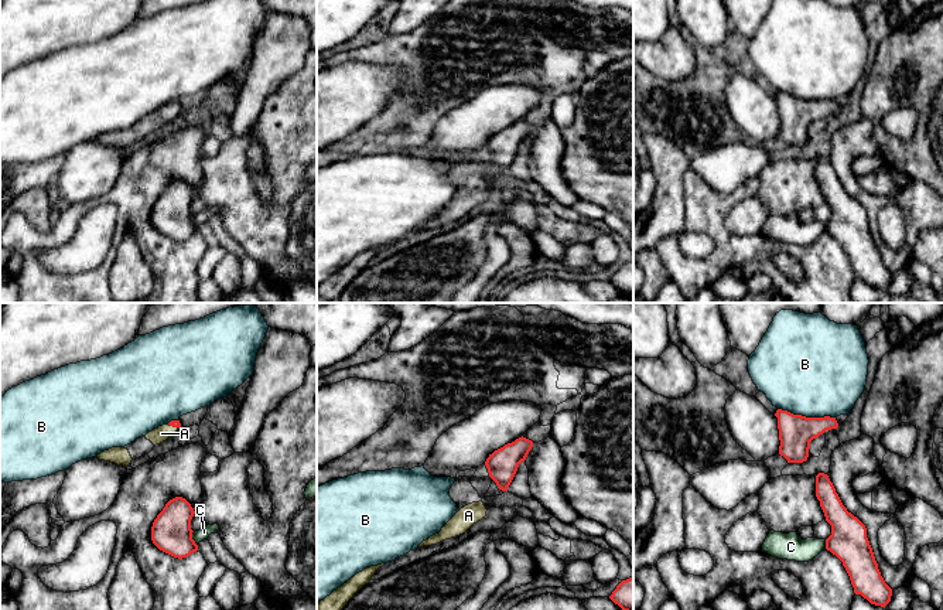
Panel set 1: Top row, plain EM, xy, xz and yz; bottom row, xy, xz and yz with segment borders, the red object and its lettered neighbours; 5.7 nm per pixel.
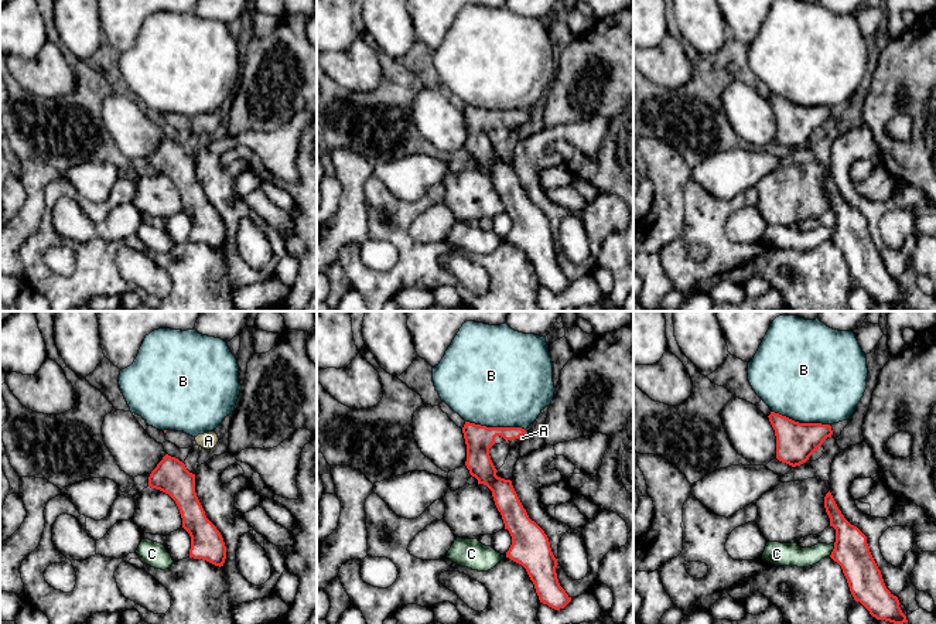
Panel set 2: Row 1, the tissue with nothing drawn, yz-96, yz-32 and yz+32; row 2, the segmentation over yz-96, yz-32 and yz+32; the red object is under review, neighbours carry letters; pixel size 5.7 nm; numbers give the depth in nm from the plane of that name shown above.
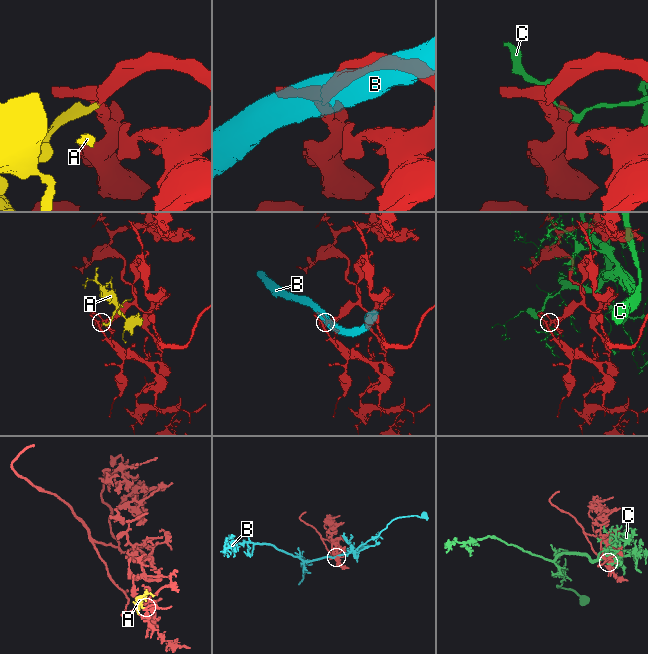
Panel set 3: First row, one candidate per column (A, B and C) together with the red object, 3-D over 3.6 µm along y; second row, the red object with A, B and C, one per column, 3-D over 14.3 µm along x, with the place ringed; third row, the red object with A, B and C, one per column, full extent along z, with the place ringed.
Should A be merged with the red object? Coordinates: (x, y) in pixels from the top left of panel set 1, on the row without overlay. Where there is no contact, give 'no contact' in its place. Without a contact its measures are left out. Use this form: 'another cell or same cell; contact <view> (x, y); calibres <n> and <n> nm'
same cell; contact xy (173, 108); calibres 50 and 90 nm

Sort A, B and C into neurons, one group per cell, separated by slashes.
A / B / C

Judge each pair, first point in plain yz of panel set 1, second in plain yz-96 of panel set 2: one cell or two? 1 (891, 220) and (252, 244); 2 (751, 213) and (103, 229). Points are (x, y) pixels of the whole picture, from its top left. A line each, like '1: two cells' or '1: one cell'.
1: one cell
2: one cell

